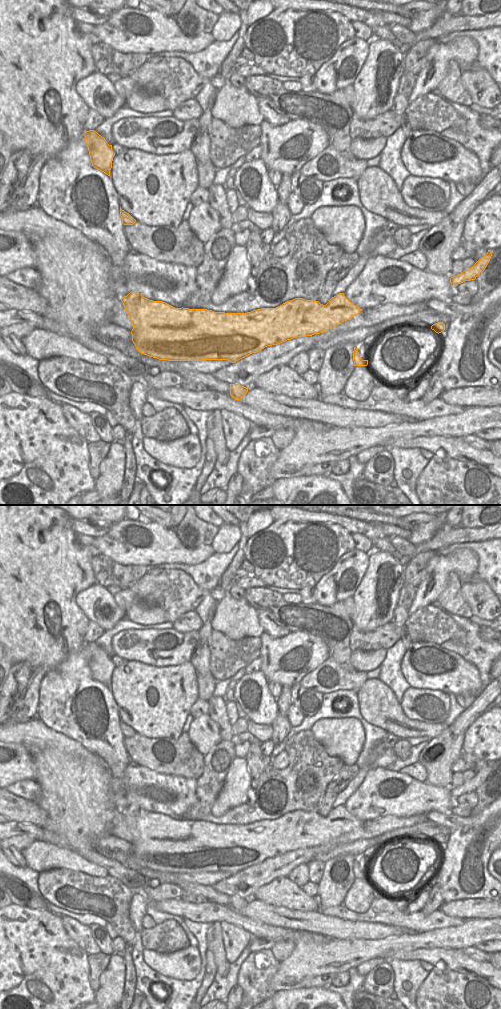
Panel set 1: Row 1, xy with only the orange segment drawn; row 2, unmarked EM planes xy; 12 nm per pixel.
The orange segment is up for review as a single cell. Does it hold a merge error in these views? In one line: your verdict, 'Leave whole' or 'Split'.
Split

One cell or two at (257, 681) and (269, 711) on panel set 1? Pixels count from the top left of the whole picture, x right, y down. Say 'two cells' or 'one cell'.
one cell

